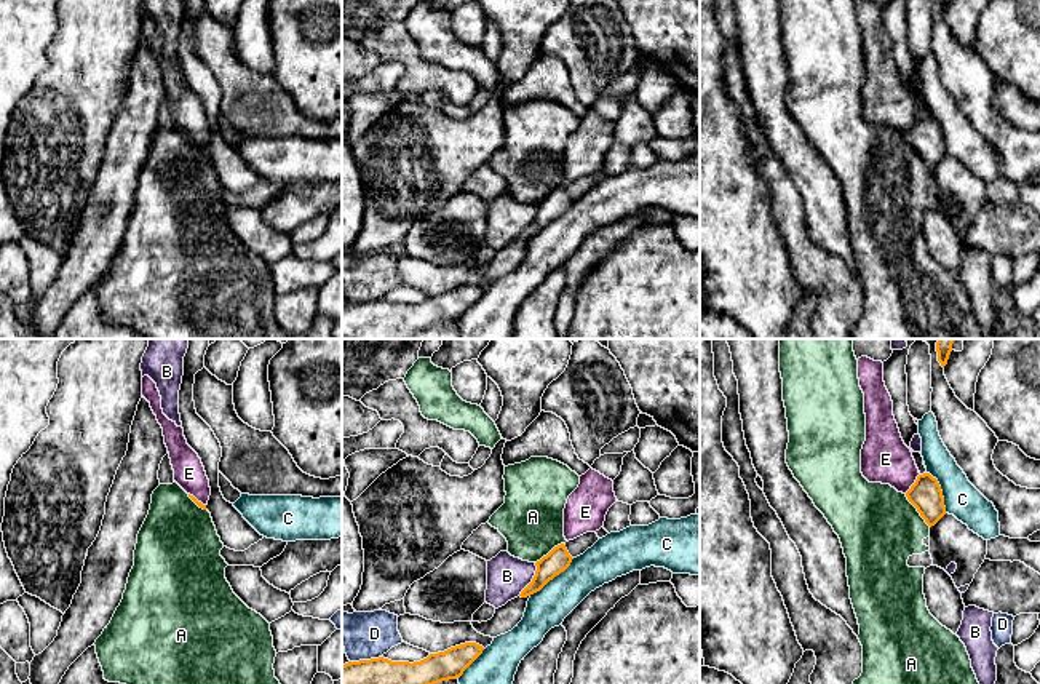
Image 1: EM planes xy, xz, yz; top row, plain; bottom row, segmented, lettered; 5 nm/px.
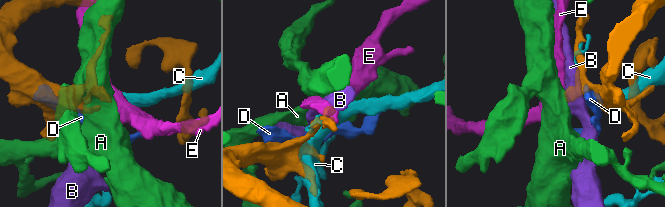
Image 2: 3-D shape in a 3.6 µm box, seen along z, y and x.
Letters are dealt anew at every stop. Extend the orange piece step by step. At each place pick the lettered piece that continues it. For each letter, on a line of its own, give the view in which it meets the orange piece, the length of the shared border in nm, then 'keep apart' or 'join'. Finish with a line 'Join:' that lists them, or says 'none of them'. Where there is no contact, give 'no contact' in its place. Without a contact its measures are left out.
A: yz | 220 nm | keep apart
B: xz | 190 nm | keep apart
C: xz | 300 nm | keep apart
D: xz | 170 nm | keep apart
E: yz | 130 nm | keep apart
Join: none of them

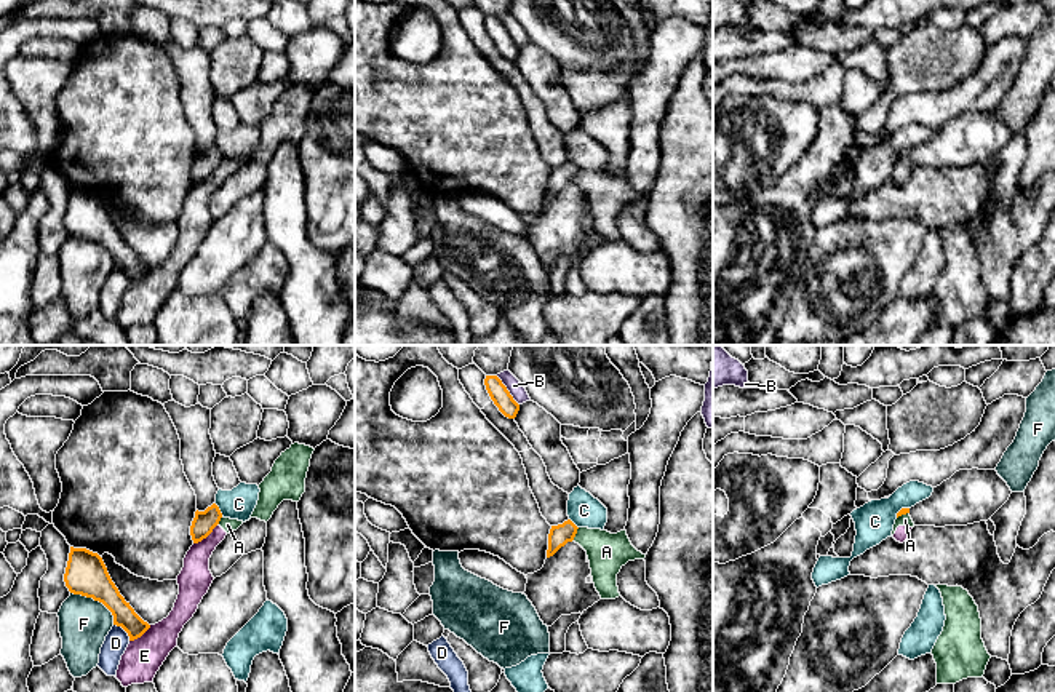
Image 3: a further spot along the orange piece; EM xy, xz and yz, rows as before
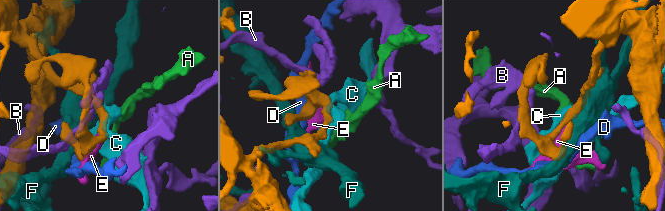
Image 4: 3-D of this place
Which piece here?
A: xz | 80 nm | keep apart
B: xz | 190 nm | keep apart
C: xy | 80 nm | keep apart
D: xy | 120 nm | keep apart
E: xy | 170 nm | keep apart
F: xy | 280 nm | keep apart
Join: none of them

